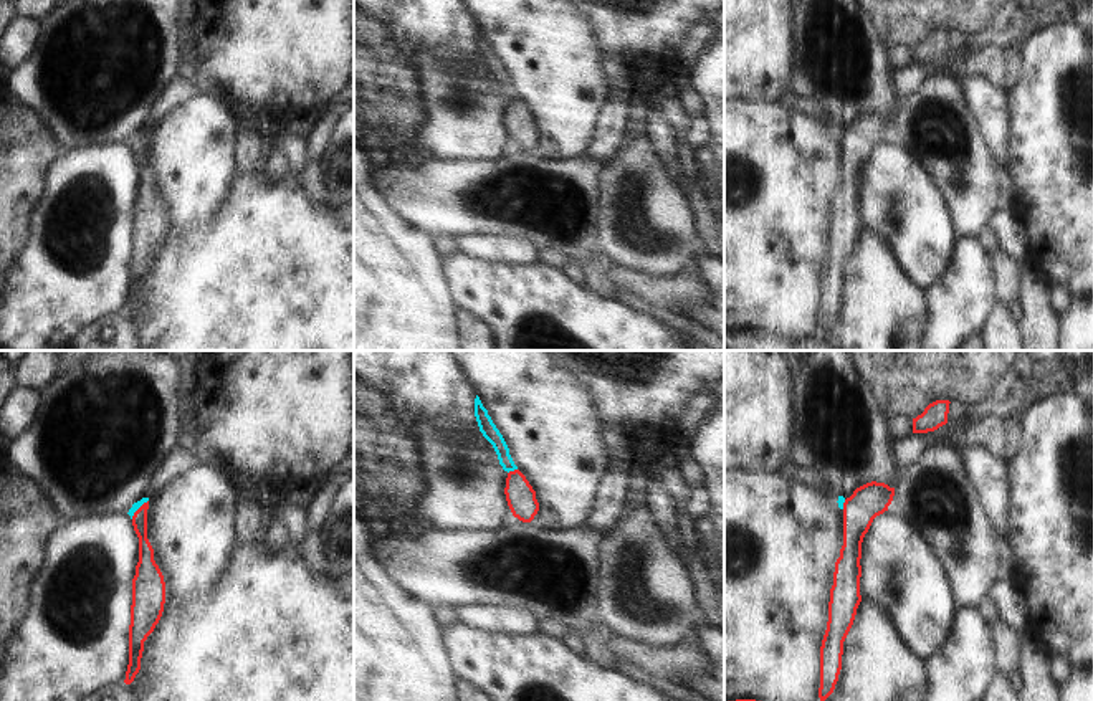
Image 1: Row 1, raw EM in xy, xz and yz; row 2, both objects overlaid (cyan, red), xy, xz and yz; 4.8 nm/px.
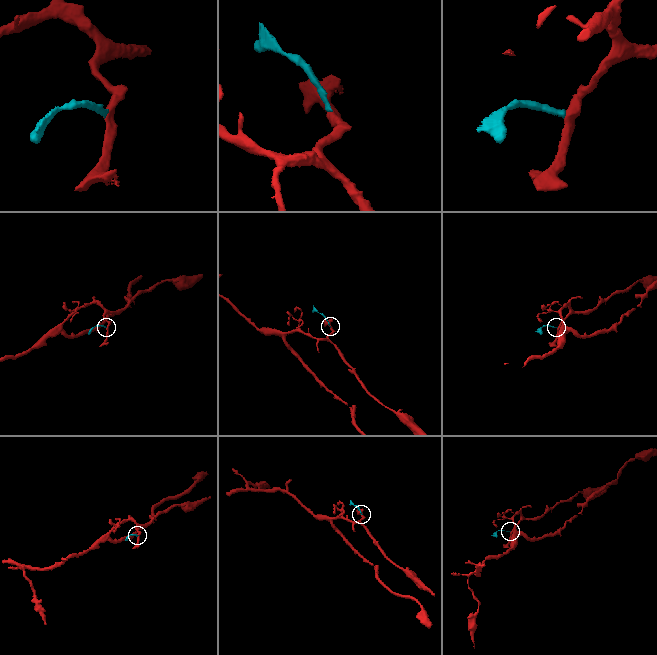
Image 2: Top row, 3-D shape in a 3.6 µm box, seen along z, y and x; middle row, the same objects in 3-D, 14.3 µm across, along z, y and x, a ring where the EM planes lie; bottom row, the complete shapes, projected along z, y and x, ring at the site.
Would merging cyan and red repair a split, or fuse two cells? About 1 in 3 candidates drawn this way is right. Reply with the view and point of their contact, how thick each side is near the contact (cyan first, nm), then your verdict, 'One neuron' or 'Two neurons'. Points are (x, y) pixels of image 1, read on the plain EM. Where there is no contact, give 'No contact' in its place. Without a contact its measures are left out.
Touches cyan at xz (511, 100). Thickness 80 nm (cyan) against 140 nm. Two neurons.

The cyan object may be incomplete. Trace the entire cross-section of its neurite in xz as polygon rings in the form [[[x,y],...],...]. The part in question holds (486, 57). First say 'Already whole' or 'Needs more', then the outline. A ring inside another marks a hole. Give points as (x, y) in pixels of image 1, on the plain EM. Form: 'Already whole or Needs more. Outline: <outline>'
Already whole. Outline: [[[478,25],[475,28],[475,46],[476,46],[480,61],[493,74],[503,99],[508,103],[518,99],[518,96],[514,94],[514,91],[509,84],[509,78],[508,78],[503,64],[493,53],[491,46],[488,45],[488,40],[483,36]]]

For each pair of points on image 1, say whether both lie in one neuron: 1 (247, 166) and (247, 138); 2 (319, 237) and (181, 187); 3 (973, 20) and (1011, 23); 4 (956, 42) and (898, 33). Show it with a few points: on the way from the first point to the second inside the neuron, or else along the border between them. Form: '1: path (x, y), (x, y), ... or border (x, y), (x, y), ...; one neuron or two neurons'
1: path (247, 159), (247, 144); one neuron
2: border (235, 174), (215, 212), (192, 228); two neurons
3: border (994, 17), (984, 30), (971, 38); two neurons
4: border (951, 30), (961, 30), (971, 37); two neurons

